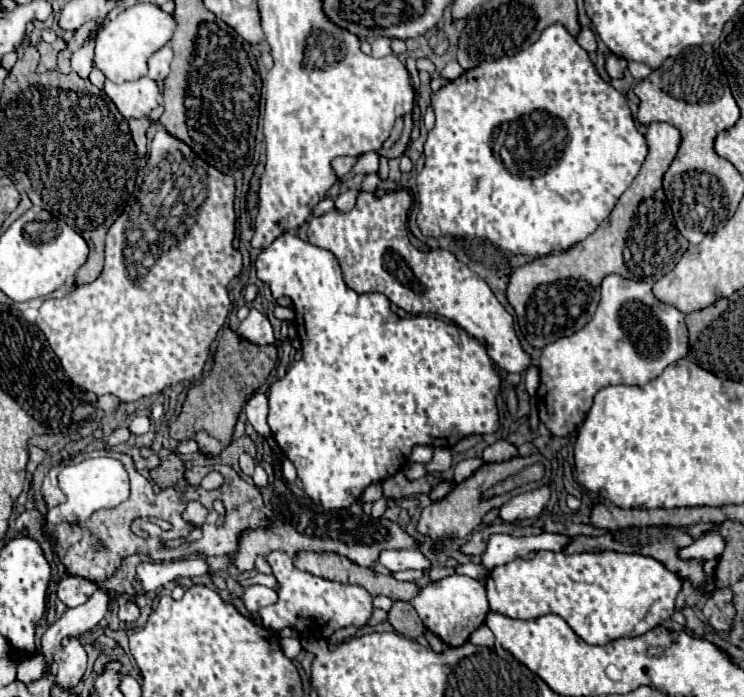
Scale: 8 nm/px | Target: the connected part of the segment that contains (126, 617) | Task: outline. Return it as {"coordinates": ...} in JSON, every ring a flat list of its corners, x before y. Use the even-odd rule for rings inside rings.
{"coordinates":[[123,602,119,606,117,616,119,616,121,622,129,622,131,624,131,622,135,622,139,618,139,606,135,602]]}

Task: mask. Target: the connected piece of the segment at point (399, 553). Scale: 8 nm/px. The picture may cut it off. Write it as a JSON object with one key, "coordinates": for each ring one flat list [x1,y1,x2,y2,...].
{"coordinates":[[385,550,379,556,379,562,391,572,409,570,409,568,431,568,431,562,419,550]]}

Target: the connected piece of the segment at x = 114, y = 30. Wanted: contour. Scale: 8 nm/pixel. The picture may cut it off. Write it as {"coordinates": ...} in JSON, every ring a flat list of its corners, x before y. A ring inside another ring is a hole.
{"coordinates":[[135,4,115,18,111,18,97,36,95,42,95,66,113,82,127,82,147,76,147,60,153,52,163,48,173,32,175,32,175,18,163,12,157,4]]}

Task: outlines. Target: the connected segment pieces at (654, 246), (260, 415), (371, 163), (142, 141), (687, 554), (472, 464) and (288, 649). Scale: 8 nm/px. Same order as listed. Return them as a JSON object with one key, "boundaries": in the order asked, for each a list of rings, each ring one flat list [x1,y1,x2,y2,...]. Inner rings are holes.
{"boundaries":[[[653,122,647,126,645,140,649,152,641,172,623,192,609,218,567,252,537,258,513,272,507,286,507,300,513,306,521,332,527,336,529,344,543,348,561,336,571,336,581,330,595,314,599,304,599,284,607,274,623,274,631,280,655,284,661,276,671,272,685,254,689,242,677,232,661,186,663,174,679,150,681,132,671,124]],[[255,394,253,398,249,398,245,404,245,414,257,434,261,434,263,438,271,436,271,430,267,426,267,396,265,394]],[[367,152,367,154,363,154,359,160,357,160,357,164,345,174,345,176,341,176,341,178,337,178,339,182,347,182,349,178,353,178,355,174,371,174,371,172,377,172,379,170,379,158,377,158,377,154,375,152]],[[139,118,139,120,129,120,129,128,131,128,131,136,133,136,133,142,137,146,137,154,139,156,145,156,147,152,147,138,145,138,145,132,151,124,147,124,147,118]],[[709,532,707,536,701,536,701,538,697,538,691,546,687,546,687,548,681,548,679,550,679,556,681,558,701,558,701,560,711,560,711,558,717,558,717,556,721,556,721,552,725,550,725,540,723,540,723,536,719,534,719,532]],[[465,458,465,460,457,462,457,466,455,466,455,482,459,484,459,482,467,480,481,464,483,464,481,458]],[[281,638,281,650,287,658,295,658,301,652,301,644,297,638]]]}

